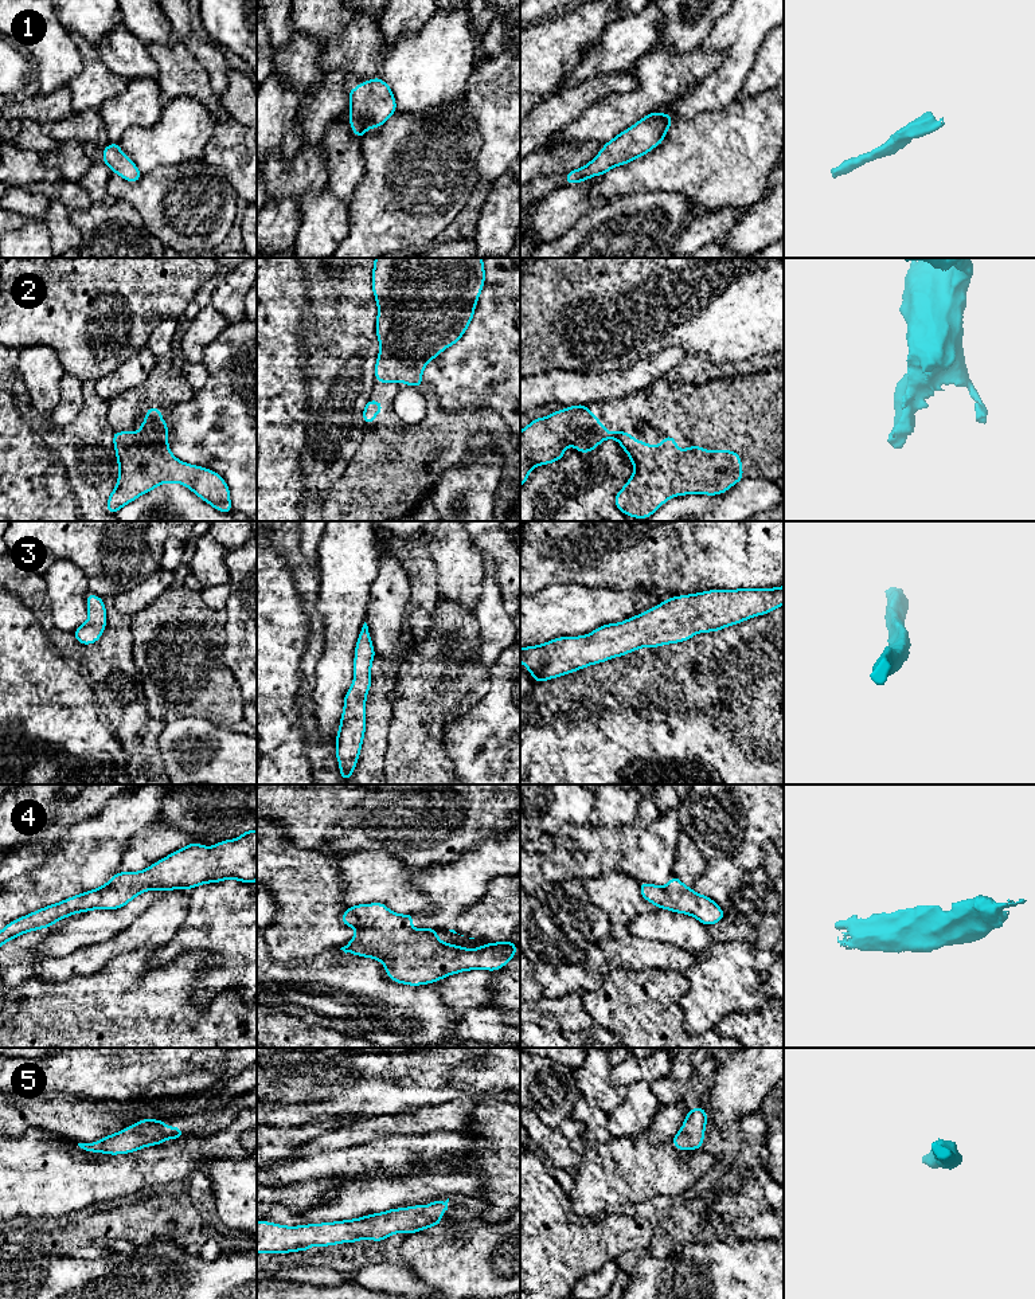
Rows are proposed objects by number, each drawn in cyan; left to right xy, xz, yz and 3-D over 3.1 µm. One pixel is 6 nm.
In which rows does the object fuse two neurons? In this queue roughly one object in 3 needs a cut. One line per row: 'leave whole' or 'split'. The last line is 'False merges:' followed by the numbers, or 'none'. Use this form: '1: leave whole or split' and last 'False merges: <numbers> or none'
1: leave whole
2: leave whole
3: leave whole
4: leave whole
5: leave whole
False merges: none

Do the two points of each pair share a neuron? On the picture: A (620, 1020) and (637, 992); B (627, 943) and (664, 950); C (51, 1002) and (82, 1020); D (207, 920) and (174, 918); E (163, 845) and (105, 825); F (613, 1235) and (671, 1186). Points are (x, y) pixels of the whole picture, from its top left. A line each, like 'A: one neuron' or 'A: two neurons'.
A: one neuron
B: one neuron
C: one neuron
D: two neurons
E: two neurons
F: two neurons

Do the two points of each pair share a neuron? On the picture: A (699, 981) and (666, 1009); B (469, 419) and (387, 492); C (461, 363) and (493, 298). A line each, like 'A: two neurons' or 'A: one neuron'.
A: two neurons
B: one neuron
C: one neuron

